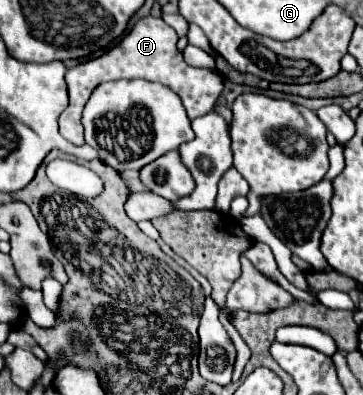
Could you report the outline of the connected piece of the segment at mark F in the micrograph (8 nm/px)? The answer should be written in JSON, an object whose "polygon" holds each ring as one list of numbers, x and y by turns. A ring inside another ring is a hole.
{"polygon":[[144,17,140,19,134,29,108,53,104,53,98,59,90,59,86,63,80,63,66,73,66,83,68,83,68,95,70,95,70,105,68,109,60,115,60,133,64,139,68,139,74,145,84,145,84,133,82,133,82,111,84,105,88,103,88,97,92,91,106,81,114,79,146,79,146,81,156,81,166,87,170,87,184,103,184,109,190,119,196,119,200,115,206,115,212,111,218,95,224,89,224,79,218,71,212,69,198,69,192,67,184,61,182,53,176,47,178,35,176,31,164,23,164,19,156,17]]}

